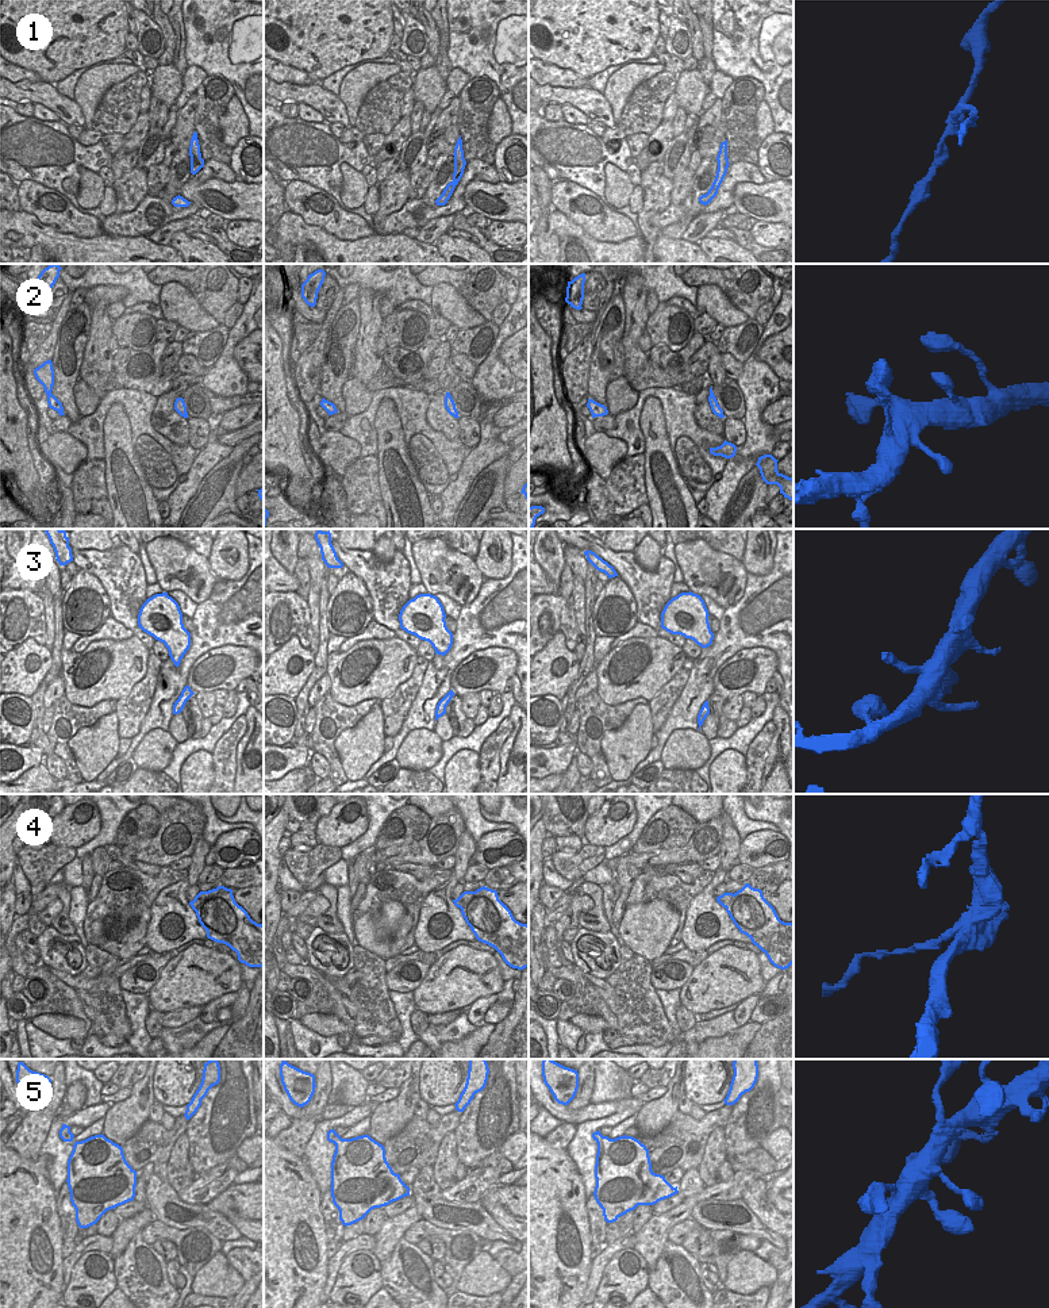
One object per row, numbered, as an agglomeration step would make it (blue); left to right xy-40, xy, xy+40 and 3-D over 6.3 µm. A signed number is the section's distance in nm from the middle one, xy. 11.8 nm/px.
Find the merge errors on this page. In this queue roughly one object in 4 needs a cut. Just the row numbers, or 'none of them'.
1, 4.

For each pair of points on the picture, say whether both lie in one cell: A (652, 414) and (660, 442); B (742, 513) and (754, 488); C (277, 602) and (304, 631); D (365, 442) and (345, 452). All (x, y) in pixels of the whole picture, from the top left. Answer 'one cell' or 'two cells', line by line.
A: one cell
B: one cell
C: one cell
D: two cells

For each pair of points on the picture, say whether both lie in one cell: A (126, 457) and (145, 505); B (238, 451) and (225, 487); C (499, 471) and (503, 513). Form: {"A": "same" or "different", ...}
{"A": "same", "B": "same", "C": "same"}

